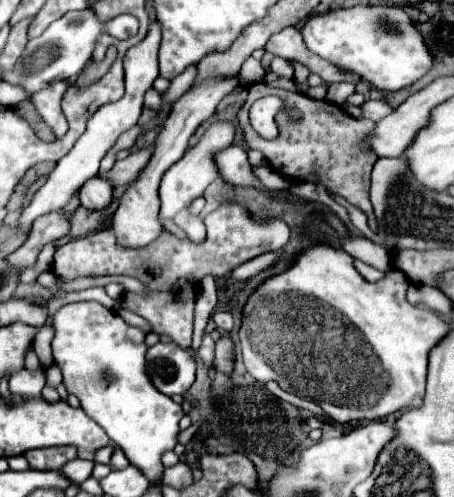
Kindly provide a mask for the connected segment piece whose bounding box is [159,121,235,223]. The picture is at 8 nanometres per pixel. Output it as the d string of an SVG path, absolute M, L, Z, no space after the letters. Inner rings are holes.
M219 121L219 123L213 123L207 133L203 135L203 139L193 147L189 149L183 159L179 159L179 163L175 163L165 175L163 175L163 181L161 181L161 187L159 187L159 199L161 199L161 211L159 211L159 219L161 223L163 221L169 221L173 219L179 211L187 209L191 205L193 199L201 197L201 193L205 191L205 187L219 177L217 169L215 169L215 163L213 163L213 153L223 149L223 147L229 147L233 143L233 135L235 135L235 127L229 123L229 121Z

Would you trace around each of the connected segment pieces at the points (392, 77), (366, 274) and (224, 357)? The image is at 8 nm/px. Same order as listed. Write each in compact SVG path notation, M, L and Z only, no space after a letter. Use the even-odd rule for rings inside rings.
M355 5L349 9L329 9L311 15L301 25L301 35L307 49L339 69L351 69L363 83L381 91L399 91L413 85L433 67L431 51L427 49L419 27L403 7L387 5Z
M355 261L355 269L357 269L357 271L361 273L361 277L367 279L367 281L379 281L379 279L385 277L383 271L379 271L379 269L375 269L375 267L363 263L363 261Z
M221 337L215 345L215 369L225 373L233 371L233 343L229 337Z

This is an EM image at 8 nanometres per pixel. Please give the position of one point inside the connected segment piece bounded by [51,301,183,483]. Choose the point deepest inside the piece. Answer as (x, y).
(102, 359)

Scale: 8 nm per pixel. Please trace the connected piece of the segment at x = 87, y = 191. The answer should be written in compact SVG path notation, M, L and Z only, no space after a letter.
M93 177L85 181L83 187L79 189L81 205L85 205L87 209L107 207L111 203L111 197L113 197L113 187L109 181L103 181L101 177Z

